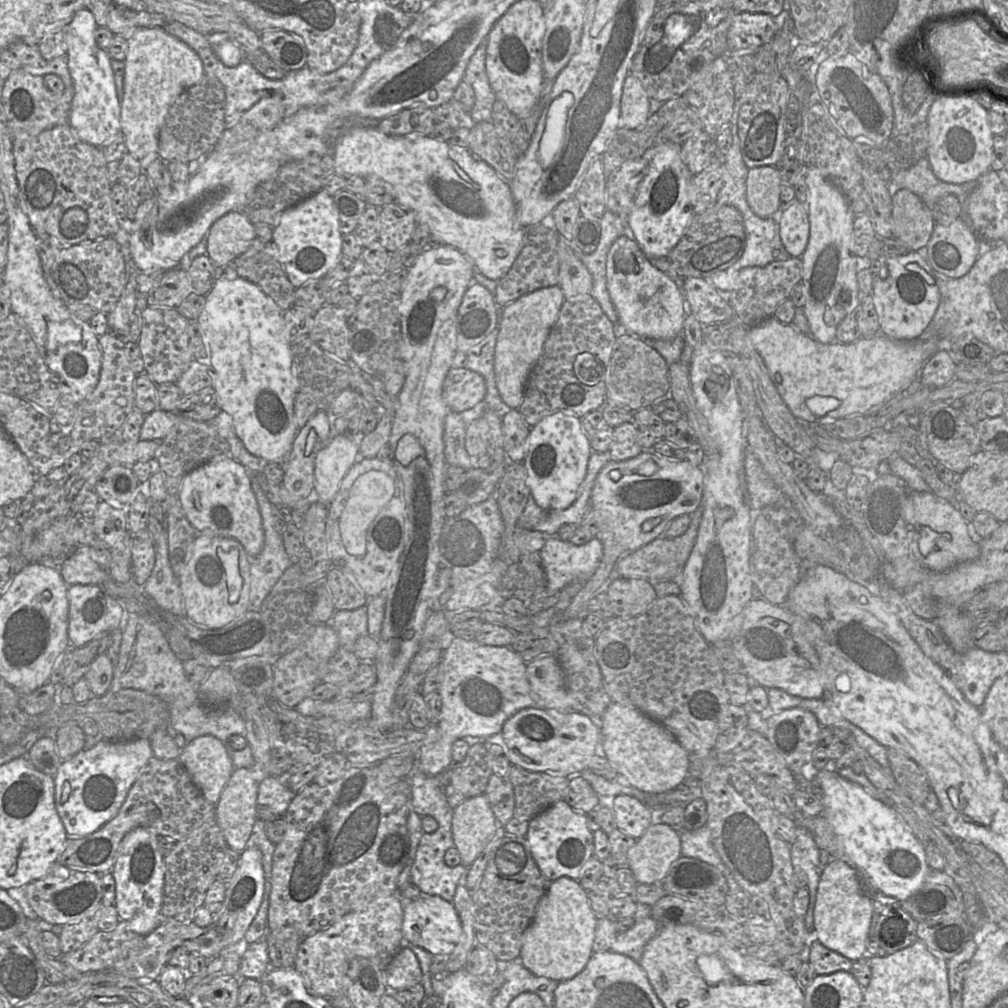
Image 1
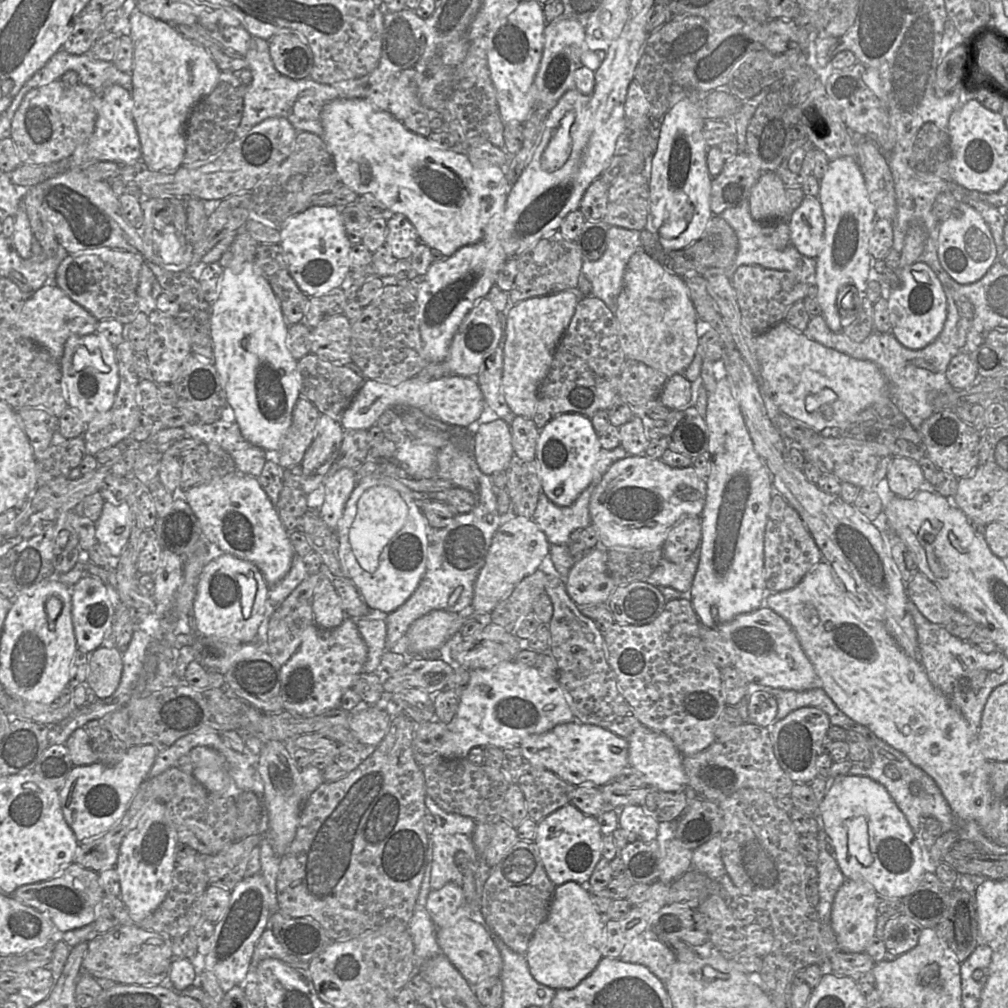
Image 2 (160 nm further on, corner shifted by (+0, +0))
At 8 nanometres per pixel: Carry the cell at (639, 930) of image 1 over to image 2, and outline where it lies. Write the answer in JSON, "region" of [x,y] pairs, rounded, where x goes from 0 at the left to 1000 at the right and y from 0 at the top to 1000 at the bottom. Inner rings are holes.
{"region":[[[632,929],[621,937],[612,951],[639,957],[658,974],[665,970],[667,959],[672,953],[659,936],[638,929]]]}

